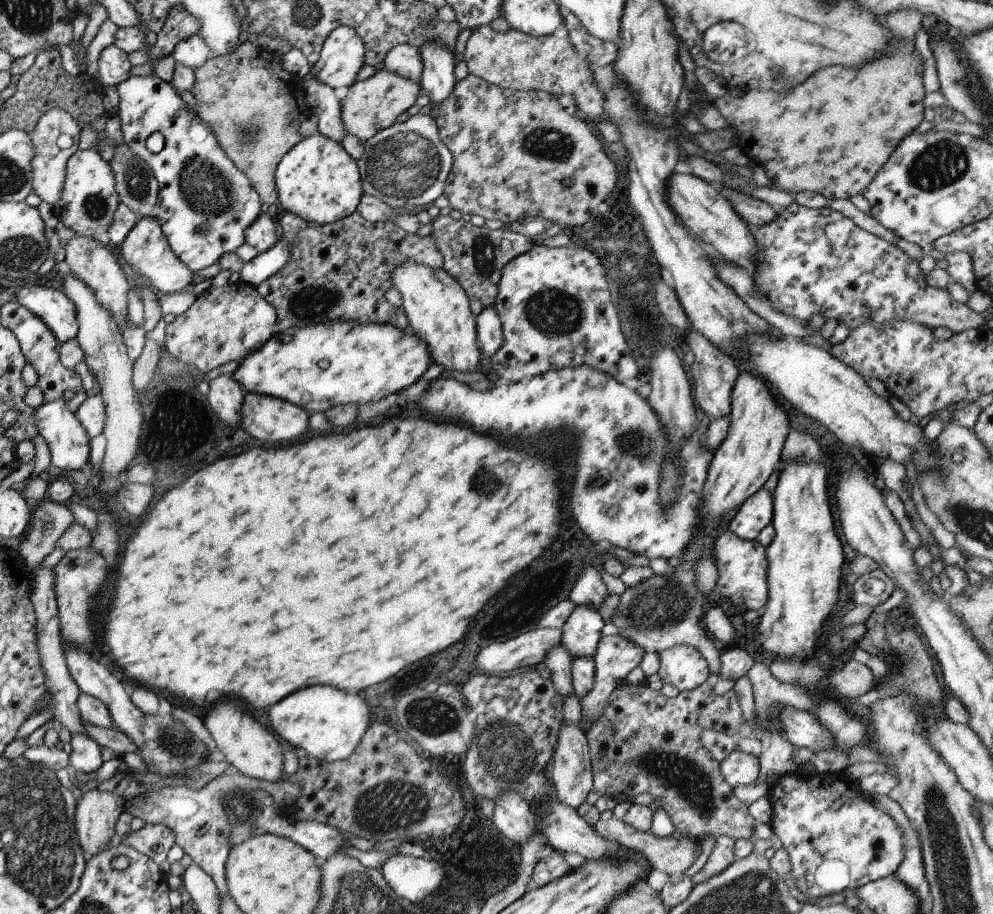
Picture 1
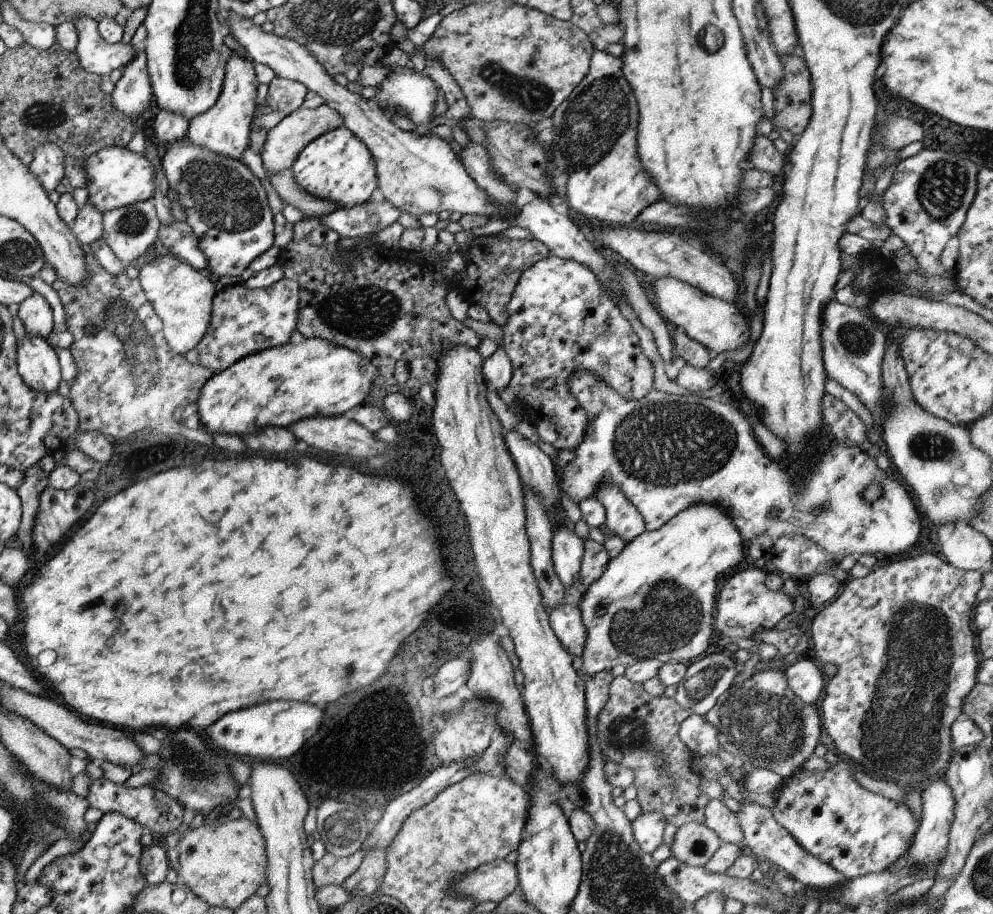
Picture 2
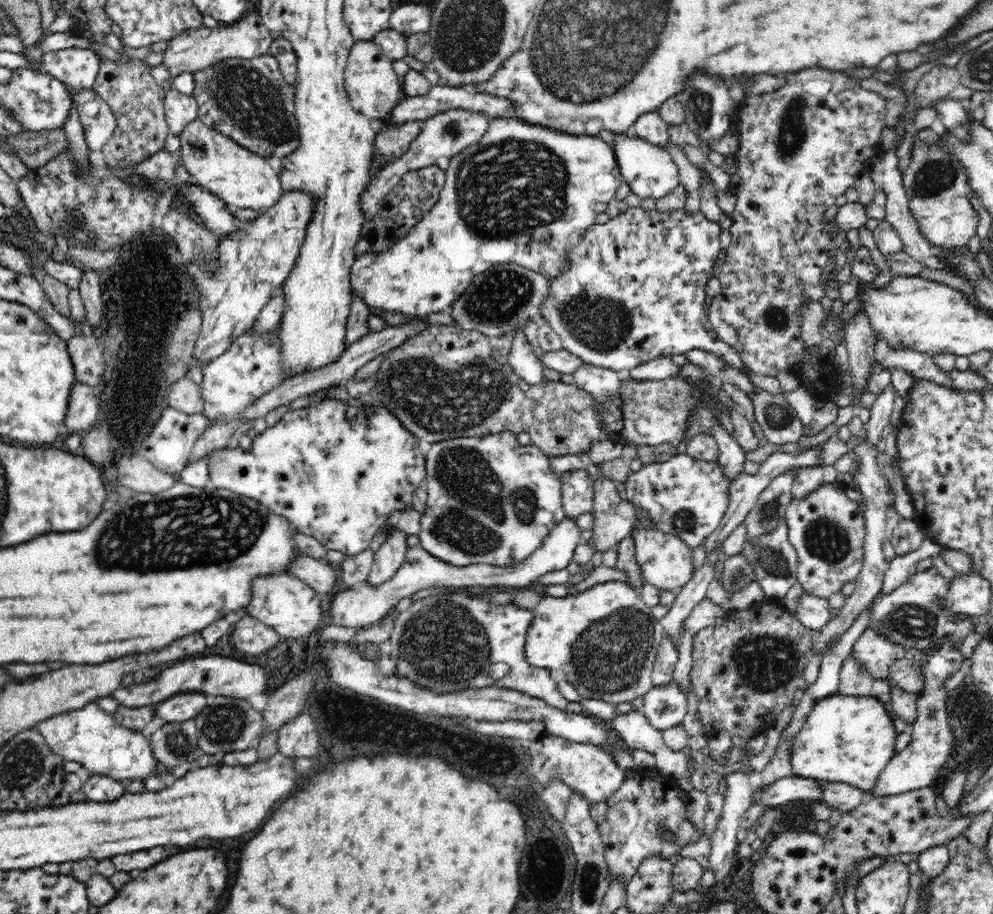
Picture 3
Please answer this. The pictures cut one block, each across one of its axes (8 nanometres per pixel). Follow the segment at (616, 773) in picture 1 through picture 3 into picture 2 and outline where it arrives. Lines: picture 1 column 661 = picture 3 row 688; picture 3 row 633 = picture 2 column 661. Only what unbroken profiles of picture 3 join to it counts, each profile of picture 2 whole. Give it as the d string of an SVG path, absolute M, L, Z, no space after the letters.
M625 675L612 678L607 702L597 714L600 752L633 772L632 785L640 812L660 812L675 827L688 821L703 823L703 810L710 798L699 790L702 777L691 771L692 753L678 737L679 723L693 712L681 708L674 698L649 696L641 685L627 680Z

